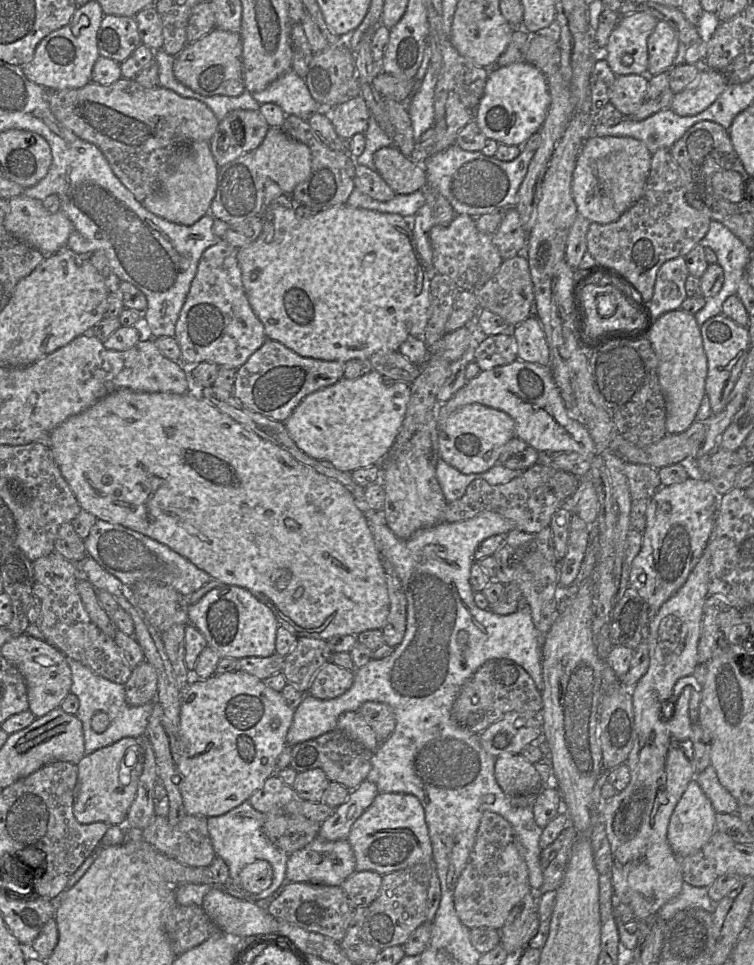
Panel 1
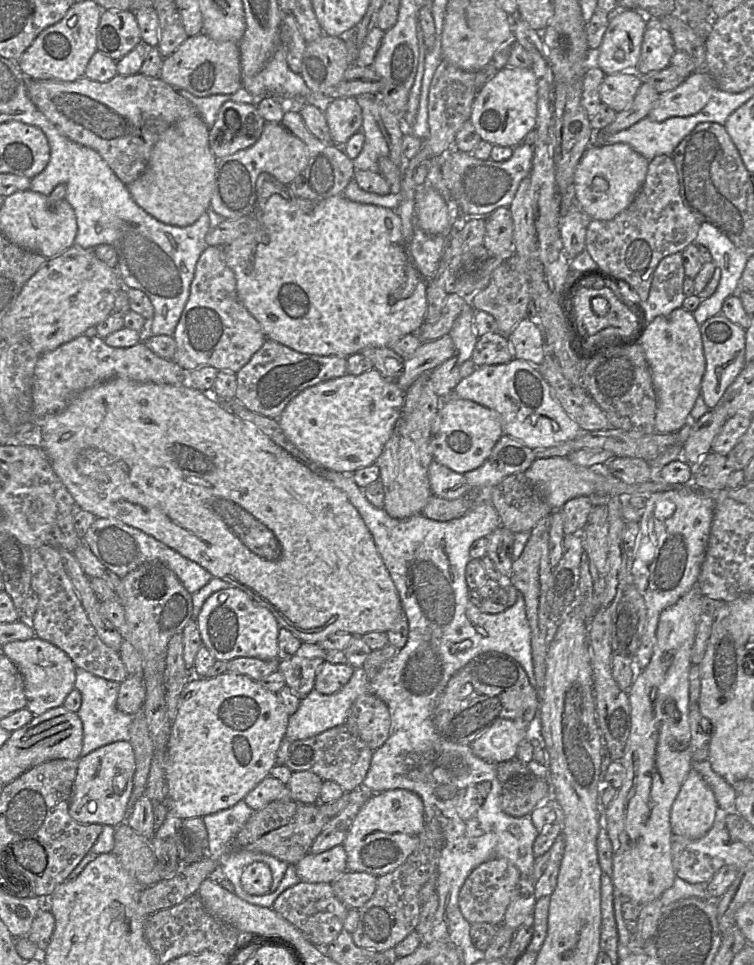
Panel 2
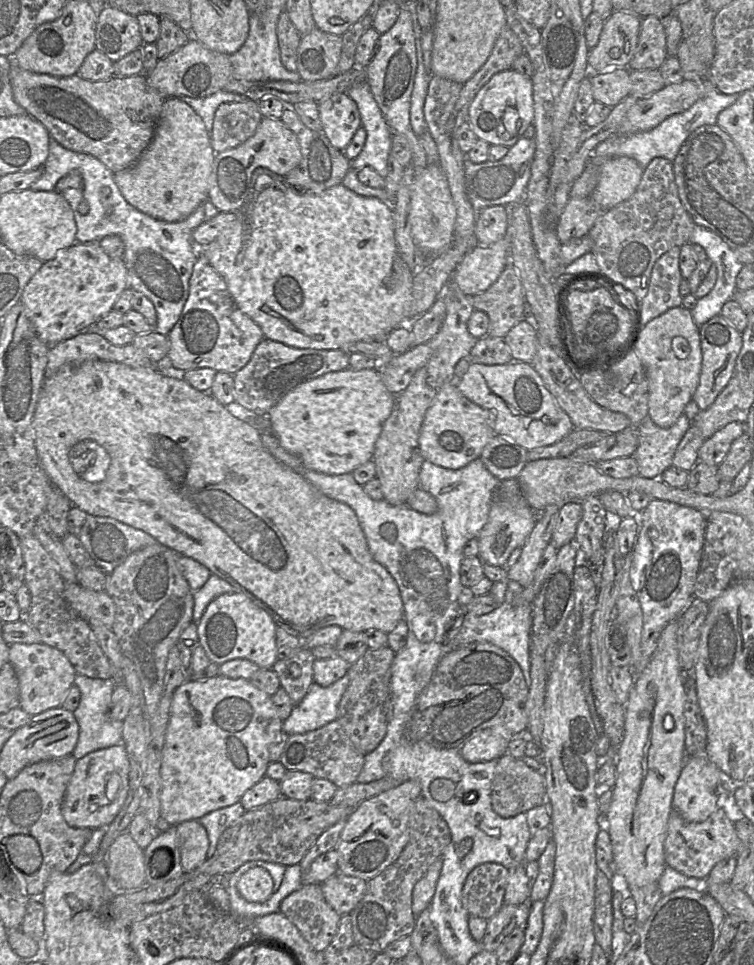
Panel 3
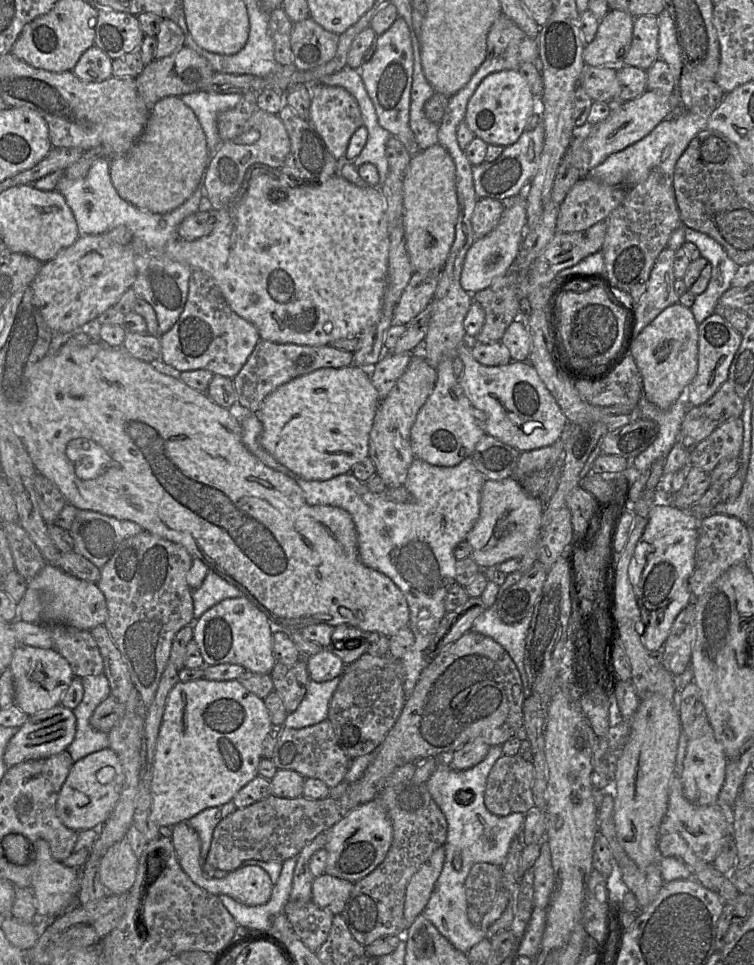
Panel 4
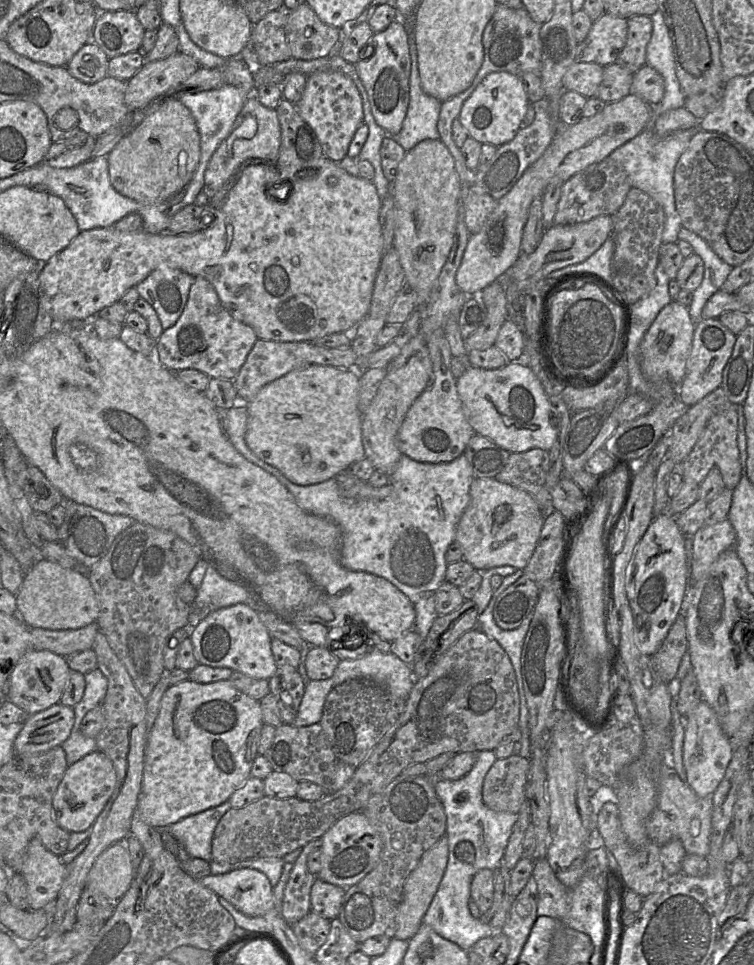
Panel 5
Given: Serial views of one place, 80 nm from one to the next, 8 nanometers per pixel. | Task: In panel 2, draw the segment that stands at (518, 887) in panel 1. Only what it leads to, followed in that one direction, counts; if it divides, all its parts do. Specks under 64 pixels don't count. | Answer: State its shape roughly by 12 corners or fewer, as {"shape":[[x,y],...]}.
{"shape":[[504,858],[480,864],[458,895],[470,923],[501,925],[521,879]]}

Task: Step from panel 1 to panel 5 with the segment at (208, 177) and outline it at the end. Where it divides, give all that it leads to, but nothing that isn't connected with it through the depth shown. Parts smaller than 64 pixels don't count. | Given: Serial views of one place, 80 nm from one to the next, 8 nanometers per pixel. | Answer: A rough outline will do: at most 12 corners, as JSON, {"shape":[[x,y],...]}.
{"shape":[[158,98],[108,153],[118,193],[155,204],[200,159],[192,113]]}

